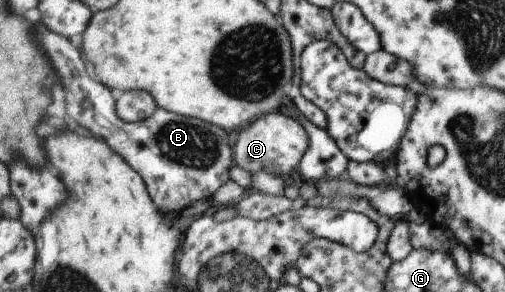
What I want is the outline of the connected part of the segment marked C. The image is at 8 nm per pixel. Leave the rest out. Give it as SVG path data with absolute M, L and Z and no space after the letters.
M270 112L254 123L248 124L248 128L235 131L233 135L232 149L236 166L250 174L254 172L266 172L276 176L286 174L288 170L294 168L296 162L300 162L309 147L306 130L287 112Z

